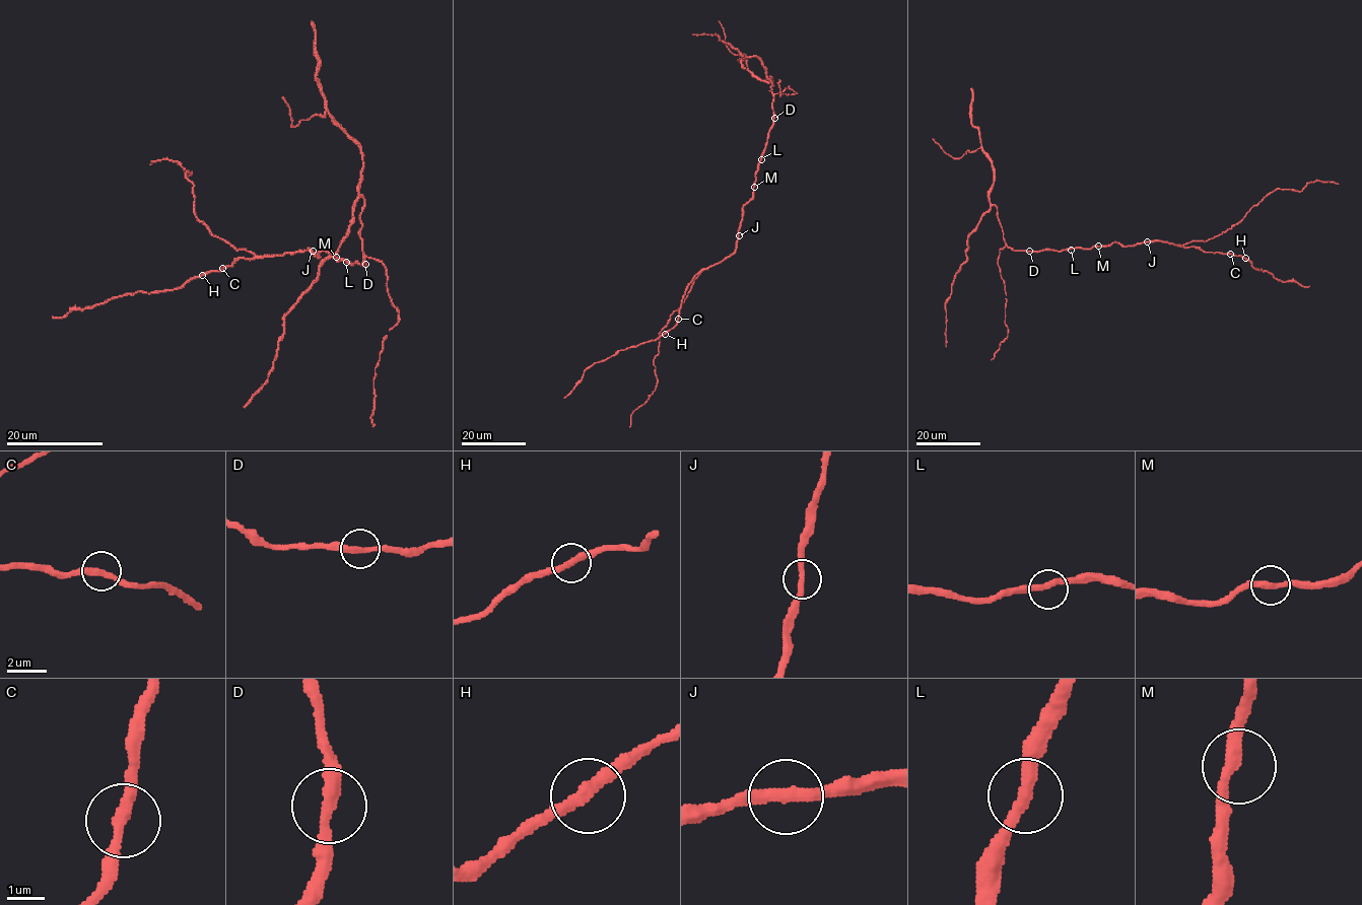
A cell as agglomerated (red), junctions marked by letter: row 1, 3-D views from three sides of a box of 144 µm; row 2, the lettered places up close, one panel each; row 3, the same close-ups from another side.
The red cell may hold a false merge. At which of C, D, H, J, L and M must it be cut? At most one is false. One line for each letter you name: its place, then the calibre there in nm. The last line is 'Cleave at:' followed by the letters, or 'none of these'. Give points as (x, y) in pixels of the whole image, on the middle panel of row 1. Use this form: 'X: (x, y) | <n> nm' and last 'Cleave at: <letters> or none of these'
Cleave at: none of these

